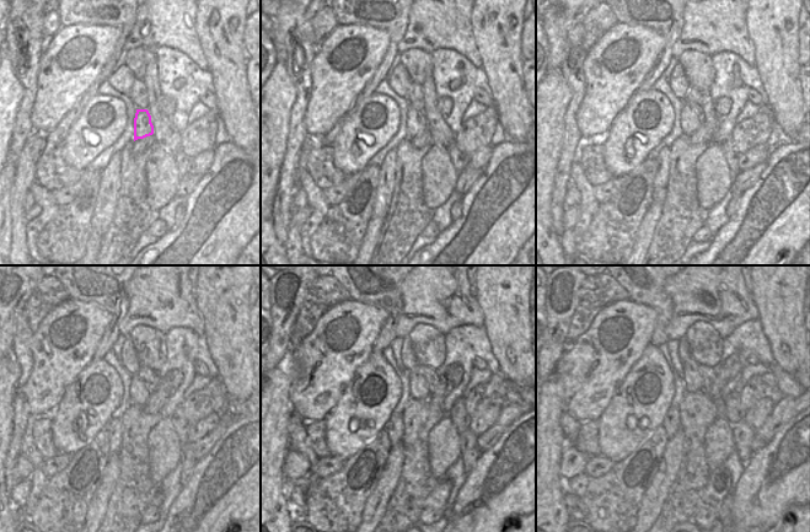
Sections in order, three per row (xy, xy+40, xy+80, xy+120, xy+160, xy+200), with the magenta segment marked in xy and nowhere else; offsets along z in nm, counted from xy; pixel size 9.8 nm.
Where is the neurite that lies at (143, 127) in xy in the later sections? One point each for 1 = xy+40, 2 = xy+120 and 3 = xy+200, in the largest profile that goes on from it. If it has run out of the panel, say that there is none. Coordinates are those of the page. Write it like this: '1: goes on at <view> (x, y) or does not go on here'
1: goes on at xy+40 (416, 122)
2: goes on at xy+120 (140, 393)
3: goes on at xy+200 (693, 382)

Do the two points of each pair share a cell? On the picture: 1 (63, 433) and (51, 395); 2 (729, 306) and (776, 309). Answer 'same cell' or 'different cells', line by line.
1: different cells
2: different cells

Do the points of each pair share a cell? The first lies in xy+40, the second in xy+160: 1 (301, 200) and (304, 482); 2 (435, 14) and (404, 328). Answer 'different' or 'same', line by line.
1: different
2: same

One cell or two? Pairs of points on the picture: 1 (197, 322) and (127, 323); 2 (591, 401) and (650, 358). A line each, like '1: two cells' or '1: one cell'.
1: one cell
2: two cells

